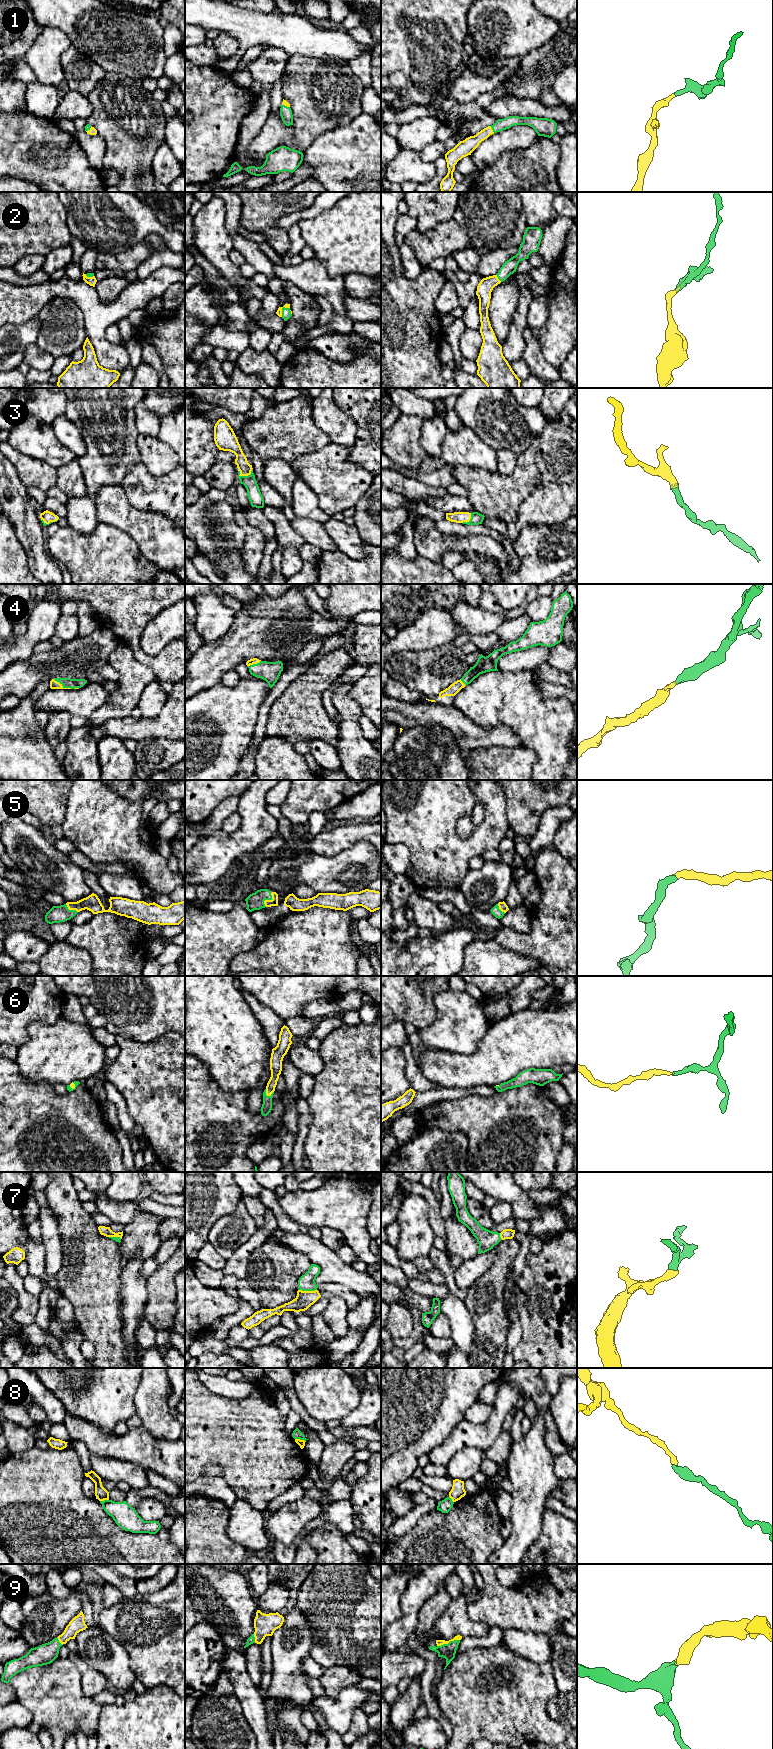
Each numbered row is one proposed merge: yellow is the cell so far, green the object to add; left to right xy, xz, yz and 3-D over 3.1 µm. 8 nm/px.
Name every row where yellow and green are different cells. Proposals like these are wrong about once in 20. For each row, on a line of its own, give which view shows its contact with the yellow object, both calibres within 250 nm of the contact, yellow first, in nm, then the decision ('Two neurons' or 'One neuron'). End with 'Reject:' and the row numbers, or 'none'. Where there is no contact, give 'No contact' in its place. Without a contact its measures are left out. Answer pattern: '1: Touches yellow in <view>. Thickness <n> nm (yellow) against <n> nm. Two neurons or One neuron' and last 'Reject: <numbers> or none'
1: Touches yellow in yz. Thickness 120 nm (yellow) against 100 nm. One neuron
2: Touches yellow in xz. Thickness 50 nm (yellow) against 80 nm. One neuron
3: Touches yellow in xz. Thickness 100 nm (yellow) against 120 nm. One neuron
4: Touches yellow in xy. Thickness 70 nm (yellow) against 80 nm. One neuron
5: Touches yellow in xz. Thickness 60 nm (yellow) against 140 nm. One neuron
6: Touches yellow in xz. Thickness 100 nm (yellow) against 90 nm. One neuron
7: Touches yellow in xz. Thickness 140 nm (yellow) against 140 nm. One neuron
8: Touches yellow in xz. Thickness 60 nm (yellow) against 80 nm. Two neurons
9: Touches yellow in yz. Thickness 50 nm (yellow) against 120 nm. One neuron
Reject: 8

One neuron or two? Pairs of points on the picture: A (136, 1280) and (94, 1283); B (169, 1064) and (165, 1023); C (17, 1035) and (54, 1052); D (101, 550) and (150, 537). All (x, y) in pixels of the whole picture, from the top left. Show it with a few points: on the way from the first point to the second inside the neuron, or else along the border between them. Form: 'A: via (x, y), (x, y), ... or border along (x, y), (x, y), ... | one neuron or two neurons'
A: border along (122, 1266), (120, 1304) | two neurons
B: border along (174, 1031), (168, 1031), (145, 1043) | two neurons
C: border along (44, 1023), (33, 1021), (28, 1039), (17, 1047) | two neurons
D: border along (116, 526), (136, 543), (139, 551), (148, 560) | two neurons

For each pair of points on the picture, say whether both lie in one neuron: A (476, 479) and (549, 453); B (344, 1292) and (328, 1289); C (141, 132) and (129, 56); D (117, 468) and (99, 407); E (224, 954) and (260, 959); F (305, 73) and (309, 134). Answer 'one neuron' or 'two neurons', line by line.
A: one neuron
B: one neuron
C: two neurons
D: one neuron
E: two neurons
F: one neuron

